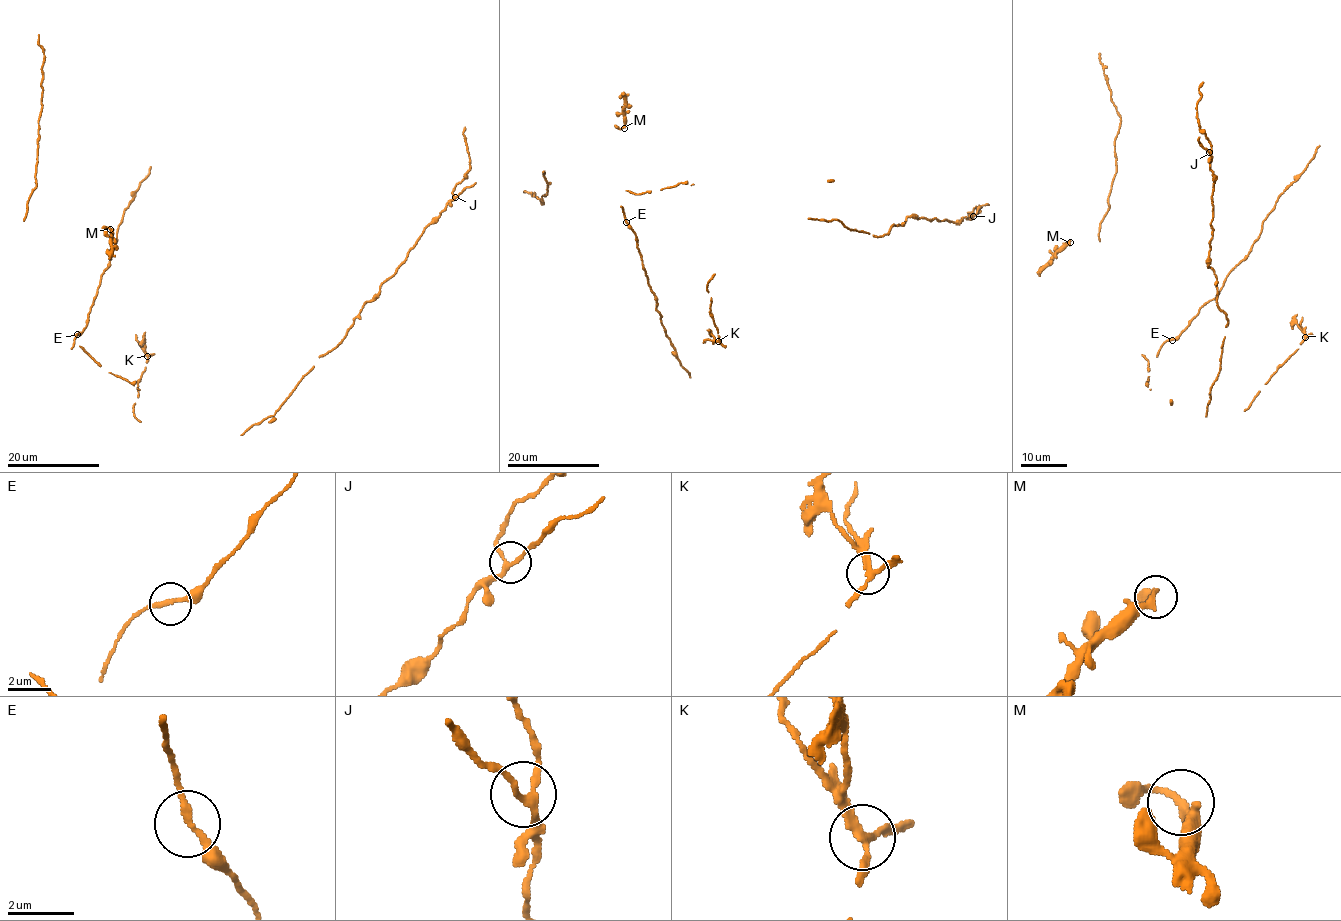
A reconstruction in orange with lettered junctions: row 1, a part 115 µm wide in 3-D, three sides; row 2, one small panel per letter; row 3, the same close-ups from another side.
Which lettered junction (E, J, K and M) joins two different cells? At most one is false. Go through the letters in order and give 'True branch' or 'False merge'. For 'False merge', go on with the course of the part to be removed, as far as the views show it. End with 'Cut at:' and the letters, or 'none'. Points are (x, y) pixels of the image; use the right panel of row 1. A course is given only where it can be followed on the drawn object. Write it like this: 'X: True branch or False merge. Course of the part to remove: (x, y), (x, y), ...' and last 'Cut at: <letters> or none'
E: True branch
J: True branch
K: False merge. Course of the part to remove: (1304, 337), (1295, 318), (1297, 314)
M: True branch
Cut at: K

